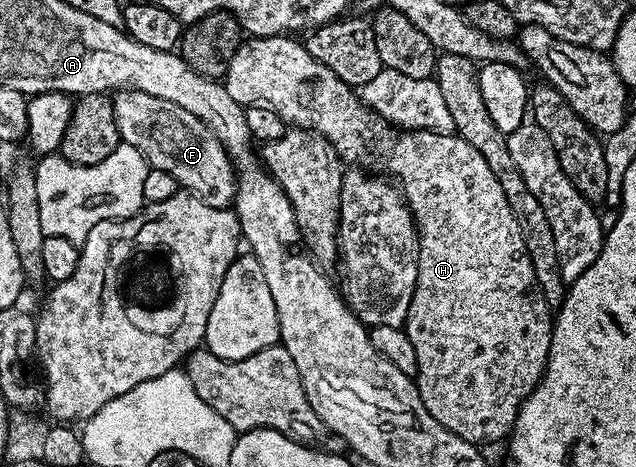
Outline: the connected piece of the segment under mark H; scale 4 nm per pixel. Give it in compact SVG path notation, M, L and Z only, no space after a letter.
M288 34L245 39L241 43L240 49L234 54L234 58L230 58L230 66L222 77L222 83L226 90L230 90L230 98L234 98L234 102L245 106L262 104L265 108L277 112L283 118L285 125L294 128L308 128L312 132L317 132L319 136L325 136L336 148L336 155L345 161L356 160L359 156L366 155L369 148L380 159L381 166L385 168L383 171L389 177L396 176L392 178L398 185L400 193L403 194L405 202L408 203L408 209L412 211L412 217L416 223L416 231L420 233L418 278L416 279L414 298L410 302L406 331L410 342L414 342L414 354L418 354L418 370L414 379L416 387L420 389L422 402L426 406L426 410L430 410L430 414L434 414L434 418L438 418L438 422L442 422L442 426L446 426L446 430L458 434L458 438L466 438L471 444L477 446L484 446L487 440L502 439L501 441L503 441L512 431L512 423L516 420L522 402L544 377L544 367L550 354L554 312L549 308L536 281L534 266L530 254L526 250L526 242L522 238L518 218L514 218L514 210L510 210L510 202L506 202L506 194L502 194L502 186L498 186L498 178L494 178L494 173L490 171L490 165L486 162L486 158L482 158L482 154L478 154L478 150L474 150L474 146L470 146L470 142L466 142L451 132L431 132L425 128L397 131L393 125L382 119L378 113L373 112L360 99L354 91L353 85L342 82L338 78L338 74L334 74L334 70L330 70L330 66L322 66L322 62L315 60L299 39Z

